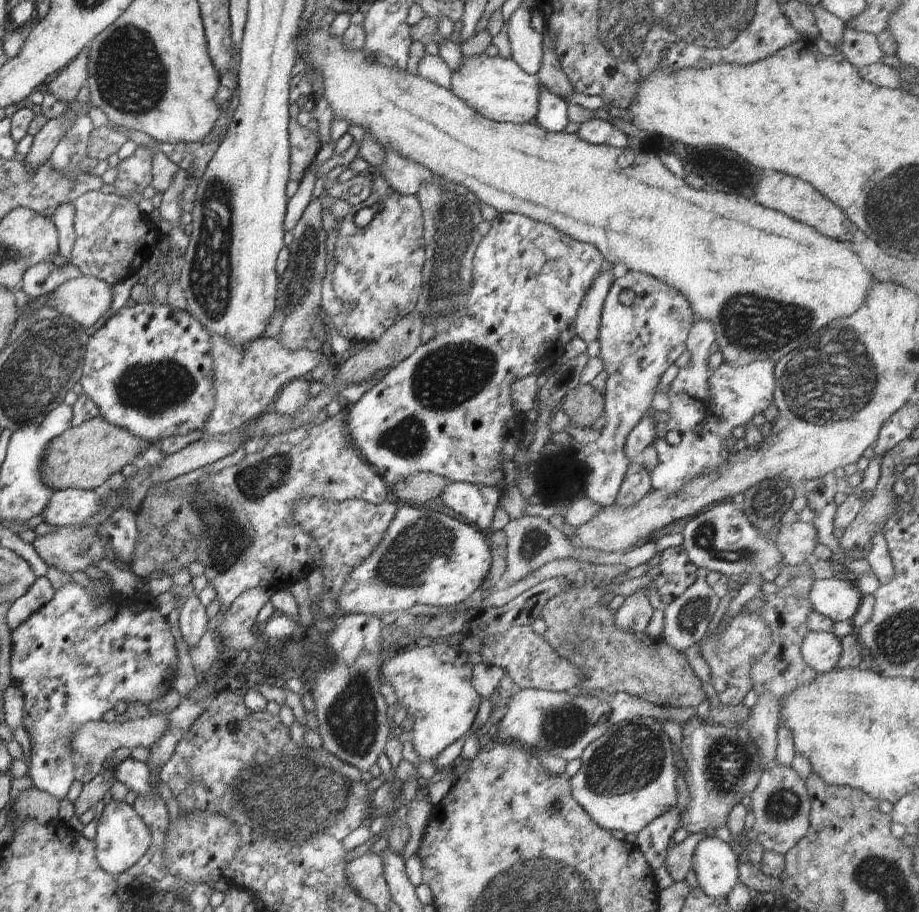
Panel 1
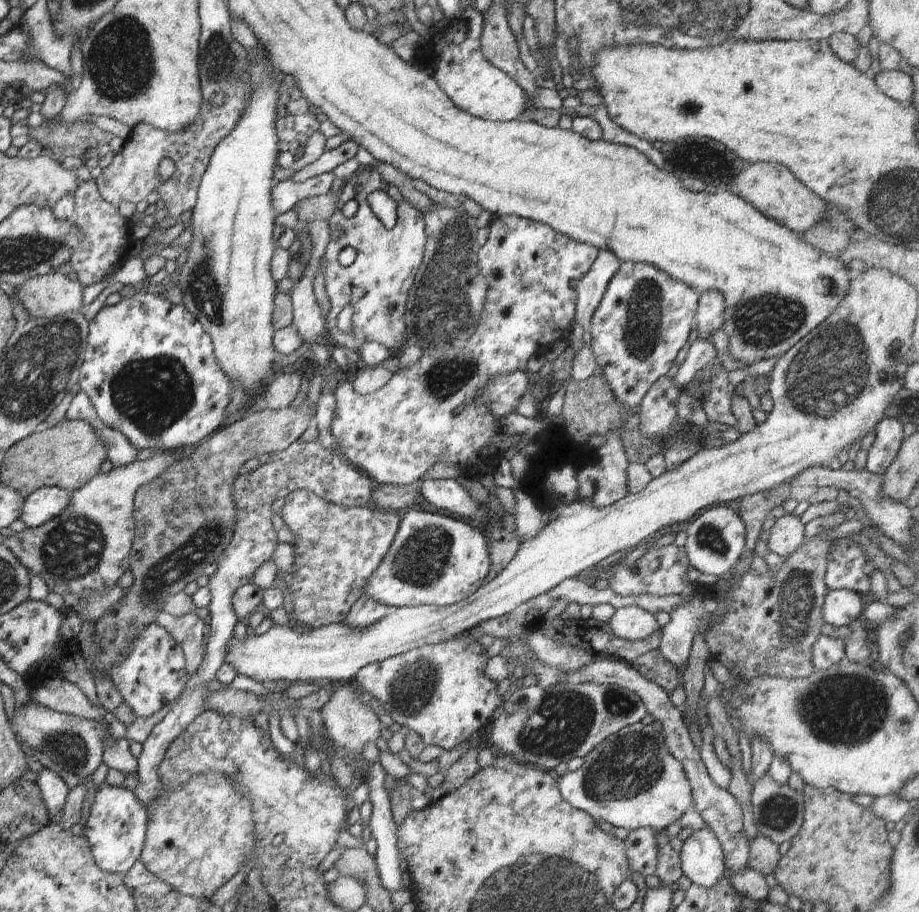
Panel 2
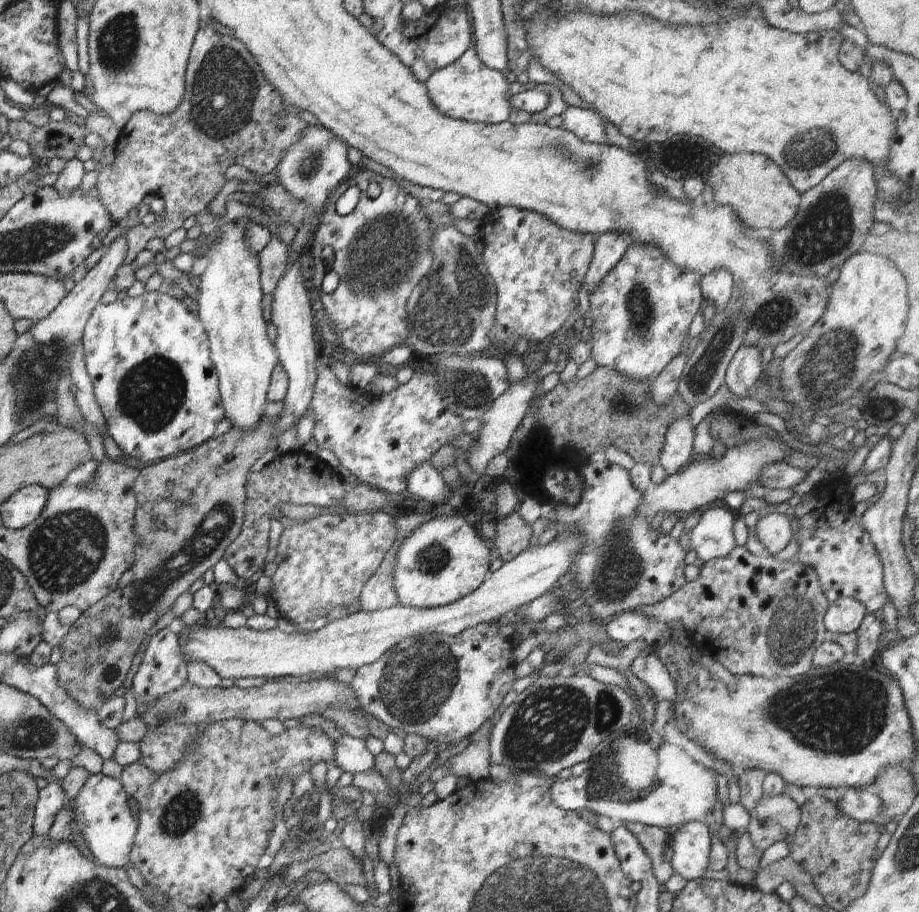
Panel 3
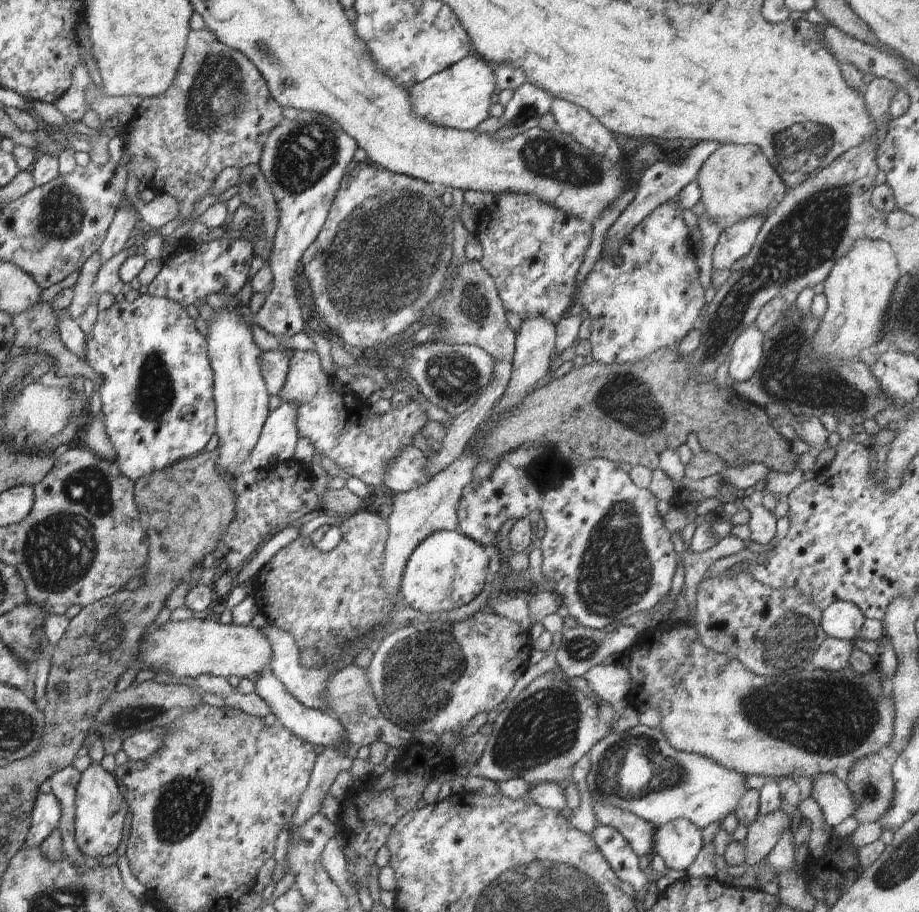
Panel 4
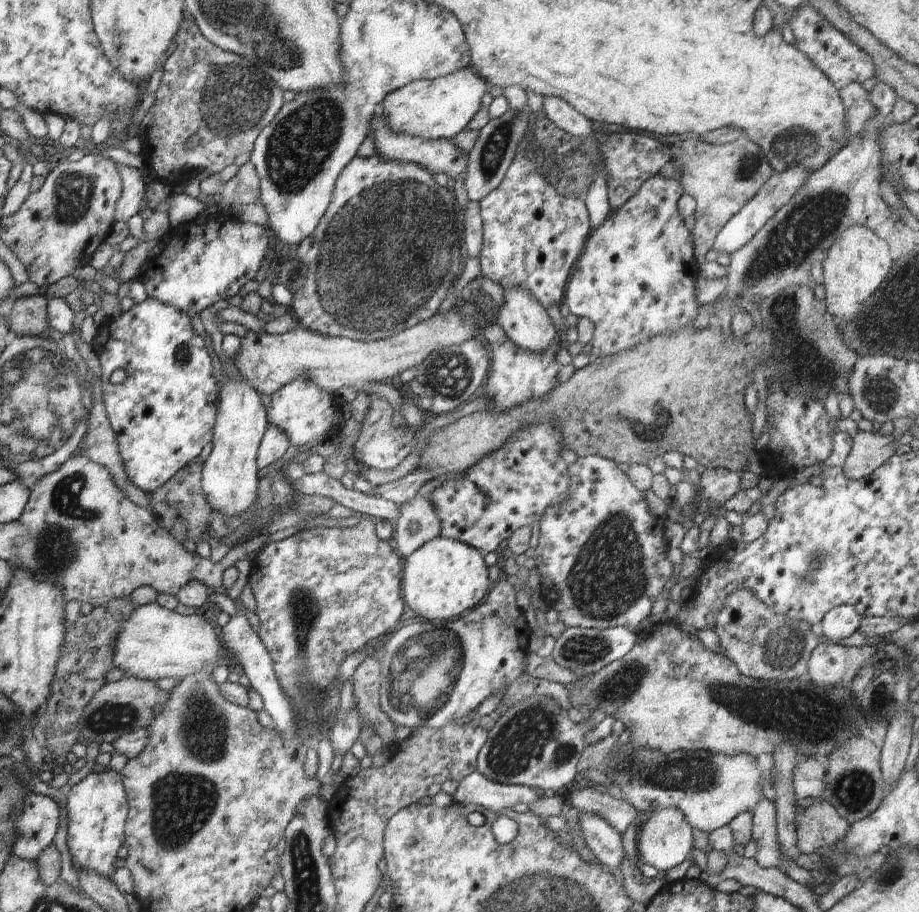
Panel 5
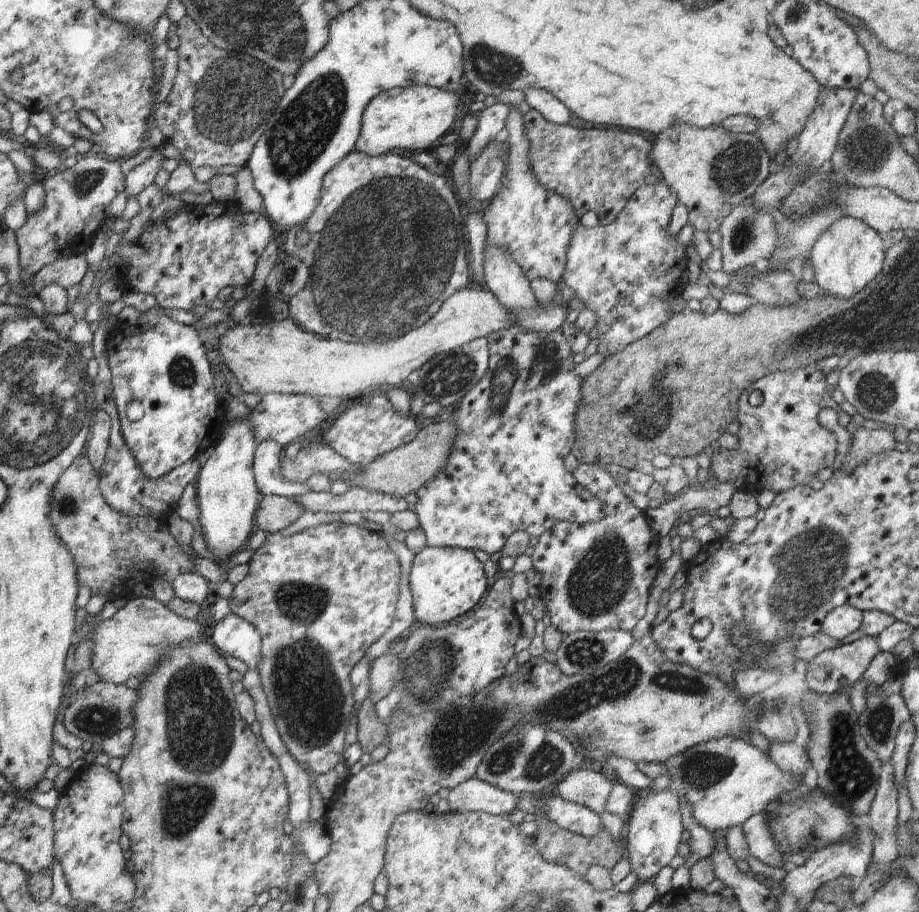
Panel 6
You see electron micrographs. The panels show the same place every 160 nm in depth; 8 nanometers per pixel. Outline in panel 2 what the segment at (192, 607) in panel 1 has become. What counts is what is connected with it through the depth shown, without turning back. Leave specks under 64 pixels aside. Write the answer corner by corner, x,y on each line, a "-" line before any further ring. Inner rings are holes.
162,611
157,614
155,622
165,628
166,632
183,648
187,673
190,677
194,676
205,655
208,621
202,620
194,611
181,617

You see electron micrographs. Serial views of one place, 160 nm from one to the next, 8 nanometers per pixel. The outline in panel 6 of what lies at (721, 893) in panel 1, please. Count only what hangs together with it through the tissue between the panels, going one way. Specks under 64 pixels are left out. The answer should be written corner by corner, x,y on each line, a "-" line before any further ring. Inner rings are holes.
648,788
635,797
634,804
627,815
623,840
631,871
639,878
639,882
652,881
660,869
677,855
684,829
679,798
670,788
655,793

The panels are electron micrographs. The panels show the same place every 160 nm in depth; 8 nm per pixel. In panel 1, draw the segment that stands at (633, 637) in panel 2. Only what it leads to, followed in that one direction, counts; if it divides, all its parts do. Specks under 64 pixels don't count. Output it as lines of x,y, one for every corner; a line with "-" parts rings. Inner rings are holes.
638,590
615,612
615,625
622,631
644,633
653,611
648,596

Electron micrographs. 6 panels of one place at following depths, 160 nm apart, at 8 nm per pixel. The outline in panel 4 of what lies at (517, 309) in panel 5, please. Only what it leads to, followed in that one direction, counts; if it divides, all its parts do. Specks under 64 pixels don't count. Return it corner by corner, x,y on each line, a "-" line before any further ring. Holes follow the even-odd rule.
532,315
527,319
522,319
520,328
515,332
515,353
513,354
513,369
511,379
509,380
507,390
504,396
496,406
493,406
490,415
495,415
506,409
517,406
528,392
534,392
531,388
540,380
551,373
549,369
550,359
555,349
555,323
547,318

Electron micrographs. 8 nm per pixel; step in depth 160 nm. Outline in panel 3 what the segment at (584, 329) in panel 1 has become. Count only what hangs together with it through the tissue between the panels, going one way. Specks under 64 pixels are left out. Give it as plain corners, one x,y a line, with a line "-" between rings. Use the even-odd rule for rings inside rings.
624,231
602,233
595,237
593,259
584,282
589,294
594,290
595,284
600,282
613,266
616,266
632,241
631,236

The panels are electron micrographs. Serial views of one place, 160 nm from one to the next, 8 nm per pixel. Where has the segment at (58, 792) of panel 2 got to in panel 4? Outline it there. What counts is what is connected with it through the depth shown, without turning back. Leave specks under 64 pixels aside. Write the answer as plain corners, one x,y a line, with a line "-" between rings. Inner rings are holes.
38,793
31,814
31,827
29,828
25,844
26,847
39,847
46,838
57,830
61,819
61,806
54,793

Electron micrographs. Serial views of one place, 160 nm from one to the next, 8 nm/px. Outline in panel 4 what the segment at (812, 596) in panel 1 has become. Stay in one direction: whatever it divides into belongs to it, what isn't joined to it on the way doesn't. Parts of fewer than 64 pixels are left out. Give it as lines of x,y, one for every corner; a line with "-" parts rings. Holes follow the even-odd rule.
836,601
822,611
821,627
828,637
853,641
859,636
865,619
858,606

